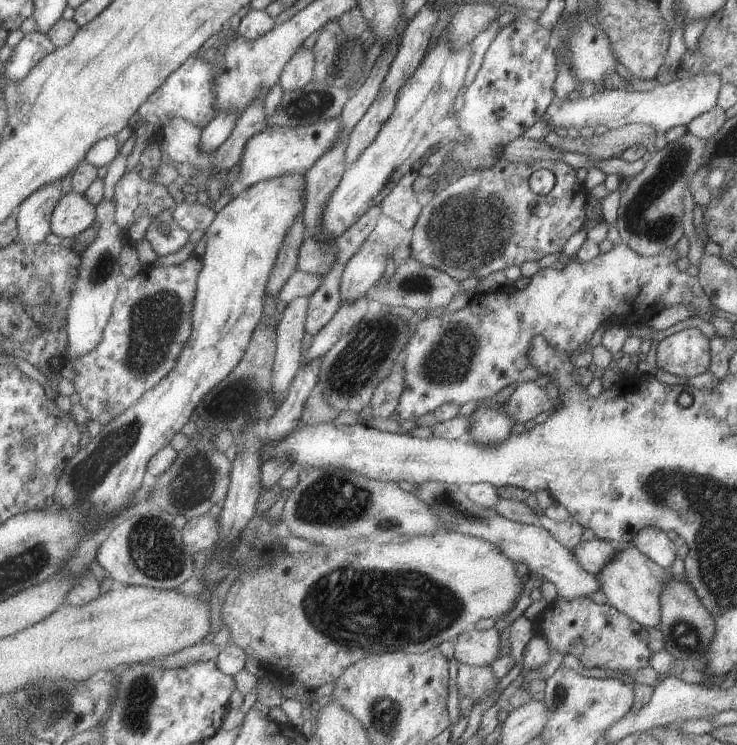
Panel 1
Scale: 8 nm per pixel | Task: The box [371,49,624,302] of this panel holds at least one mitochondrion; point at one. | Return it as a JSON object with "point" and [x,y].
{"point":[465,233]}

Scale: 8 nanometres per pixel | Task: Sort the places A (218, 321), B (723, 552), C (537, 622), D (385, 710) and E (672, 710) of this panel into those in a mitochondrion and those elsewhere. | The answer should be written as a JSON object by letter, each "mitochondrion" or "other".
{"A":"other","B":"mitochondrion","C":"other","D":"mitochondrion","E":"other"}

